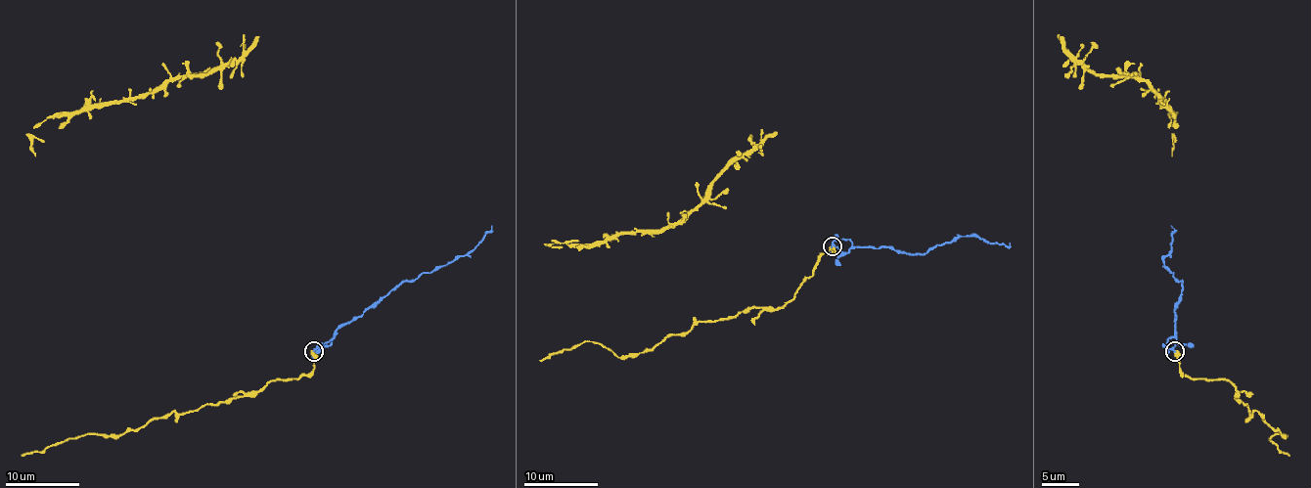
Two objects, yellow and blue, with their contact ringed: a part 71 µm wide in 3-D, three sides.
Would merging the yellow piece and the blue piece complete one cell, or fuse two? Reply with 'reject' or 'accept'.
accept

